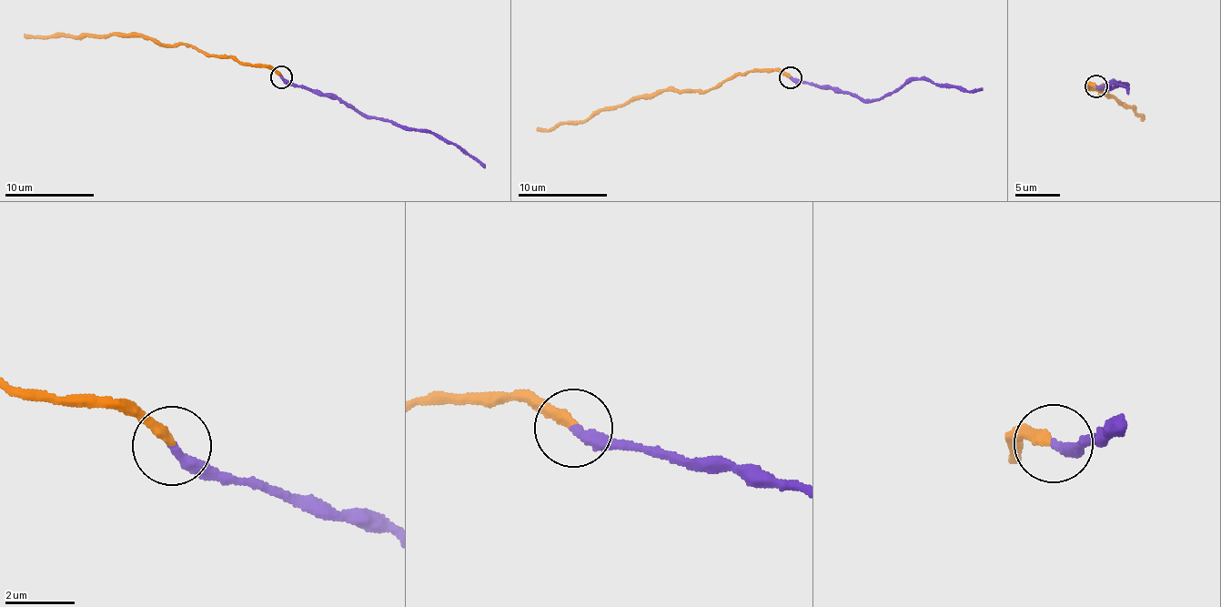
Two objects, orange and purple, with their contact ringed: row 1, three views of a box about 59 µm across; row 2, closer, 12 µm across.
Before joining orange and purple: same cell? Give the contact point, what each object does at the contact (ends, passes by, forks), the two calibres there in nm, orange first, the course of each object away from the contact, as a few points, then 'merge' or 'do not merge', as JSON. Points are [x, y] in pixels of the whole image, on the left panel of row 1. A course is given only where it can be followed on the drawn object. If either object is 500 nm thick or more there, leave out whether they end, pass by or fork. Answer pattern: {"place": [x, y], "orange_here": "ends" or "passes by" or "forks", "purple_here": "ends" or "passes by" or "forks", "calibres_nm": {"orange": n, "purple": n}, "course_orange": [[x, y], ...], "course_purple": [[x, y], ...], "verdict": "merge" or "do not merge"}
{"place": [281, 76], "orange_here": "ends", "purple_here": "ends", "calibres_nm": {"orange": 320, "purple": 320}, "course_orange": [[281, 76], [267, 65], [238, 64], [231, 57], [190, 46], [159, 45], [143, 37], [41, 38], [24, 33]], "course_purple": [[282, 77], [314, 92], [332, 93], [368, 116], [426, 129], [459, 145], [484, 167]], "verdict": "merge"}

